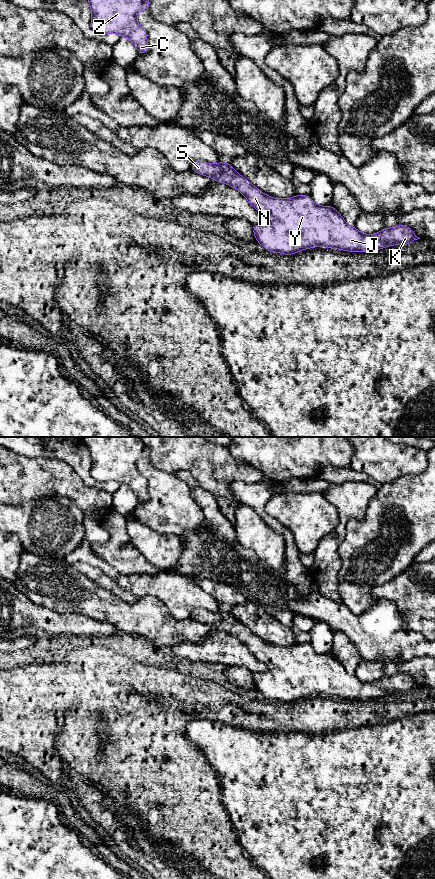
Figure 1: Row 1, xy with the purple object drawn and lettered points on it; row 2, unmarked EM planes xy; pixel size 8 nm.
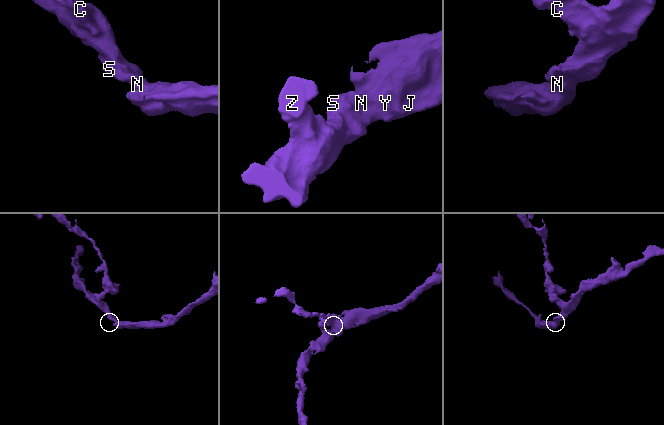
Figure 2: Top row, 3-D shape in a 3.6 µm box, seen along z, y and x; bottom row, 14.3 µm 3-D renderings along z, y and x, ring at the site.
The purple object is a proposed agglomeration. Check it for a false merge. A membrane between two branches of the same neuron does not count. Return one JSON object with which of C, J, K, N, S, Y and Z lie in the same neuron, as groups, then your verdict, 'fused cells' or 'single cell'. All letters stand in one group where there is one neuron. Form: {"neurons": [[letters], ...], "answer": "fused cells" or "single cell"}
{"neurons": [["C", "J", "K", "N", "S", "Y", "Z"]], "answer": "single cell"}

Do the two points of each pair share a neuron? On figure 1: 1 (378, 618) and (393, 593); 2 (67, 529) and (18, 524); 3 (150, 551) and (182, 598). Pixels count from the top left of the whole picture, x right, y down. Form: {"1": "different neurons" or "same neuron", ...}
{"1": "different neurons", "2": "same neuron", "3": "different neurons"}

